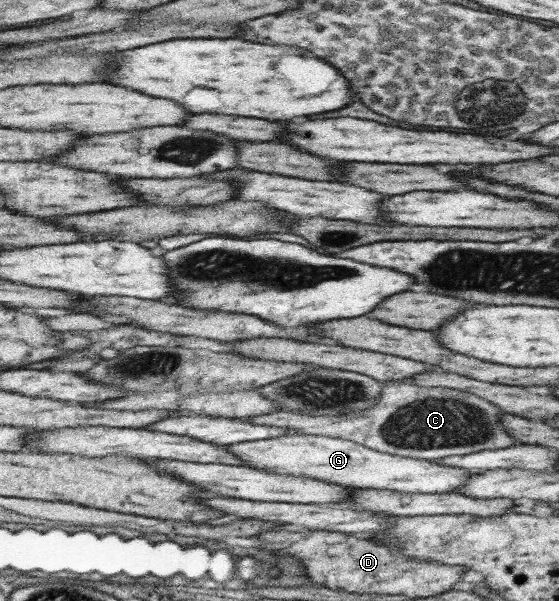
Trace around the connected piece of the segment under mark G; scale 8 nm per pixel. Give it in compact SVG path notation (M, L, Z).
M286 434L275 438L259 439L230 444L227 449L238 456L240 460L246 462L246 467L260 469L261 471L271 471L278 475L295 475L296 477L313 477L313 479L323 479L338 485L357 487L357 489L380 489L388 491L401 491L402 493L444 493L454 492L463 486L474 474L469 469L461 467L450 467L449 465L438 464L438 461L426 459L412 459L394 456L392 453L382 453L370 449L365 445L340 439L339 437L326 437L325 435L304 435Z

